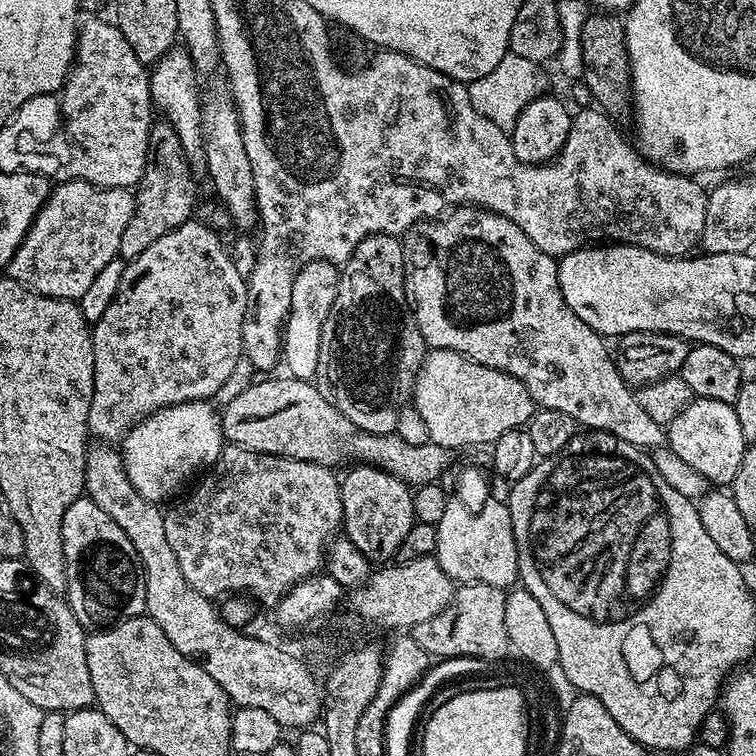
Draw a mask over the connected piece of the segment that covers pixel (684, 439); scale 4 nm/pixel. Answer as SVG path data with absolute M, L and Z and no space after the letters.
M693 398L682 410L682 414L667 424L666 444L691 469L708 479L712 486L731 485L746 447L735 407L726 402L699 398Z

